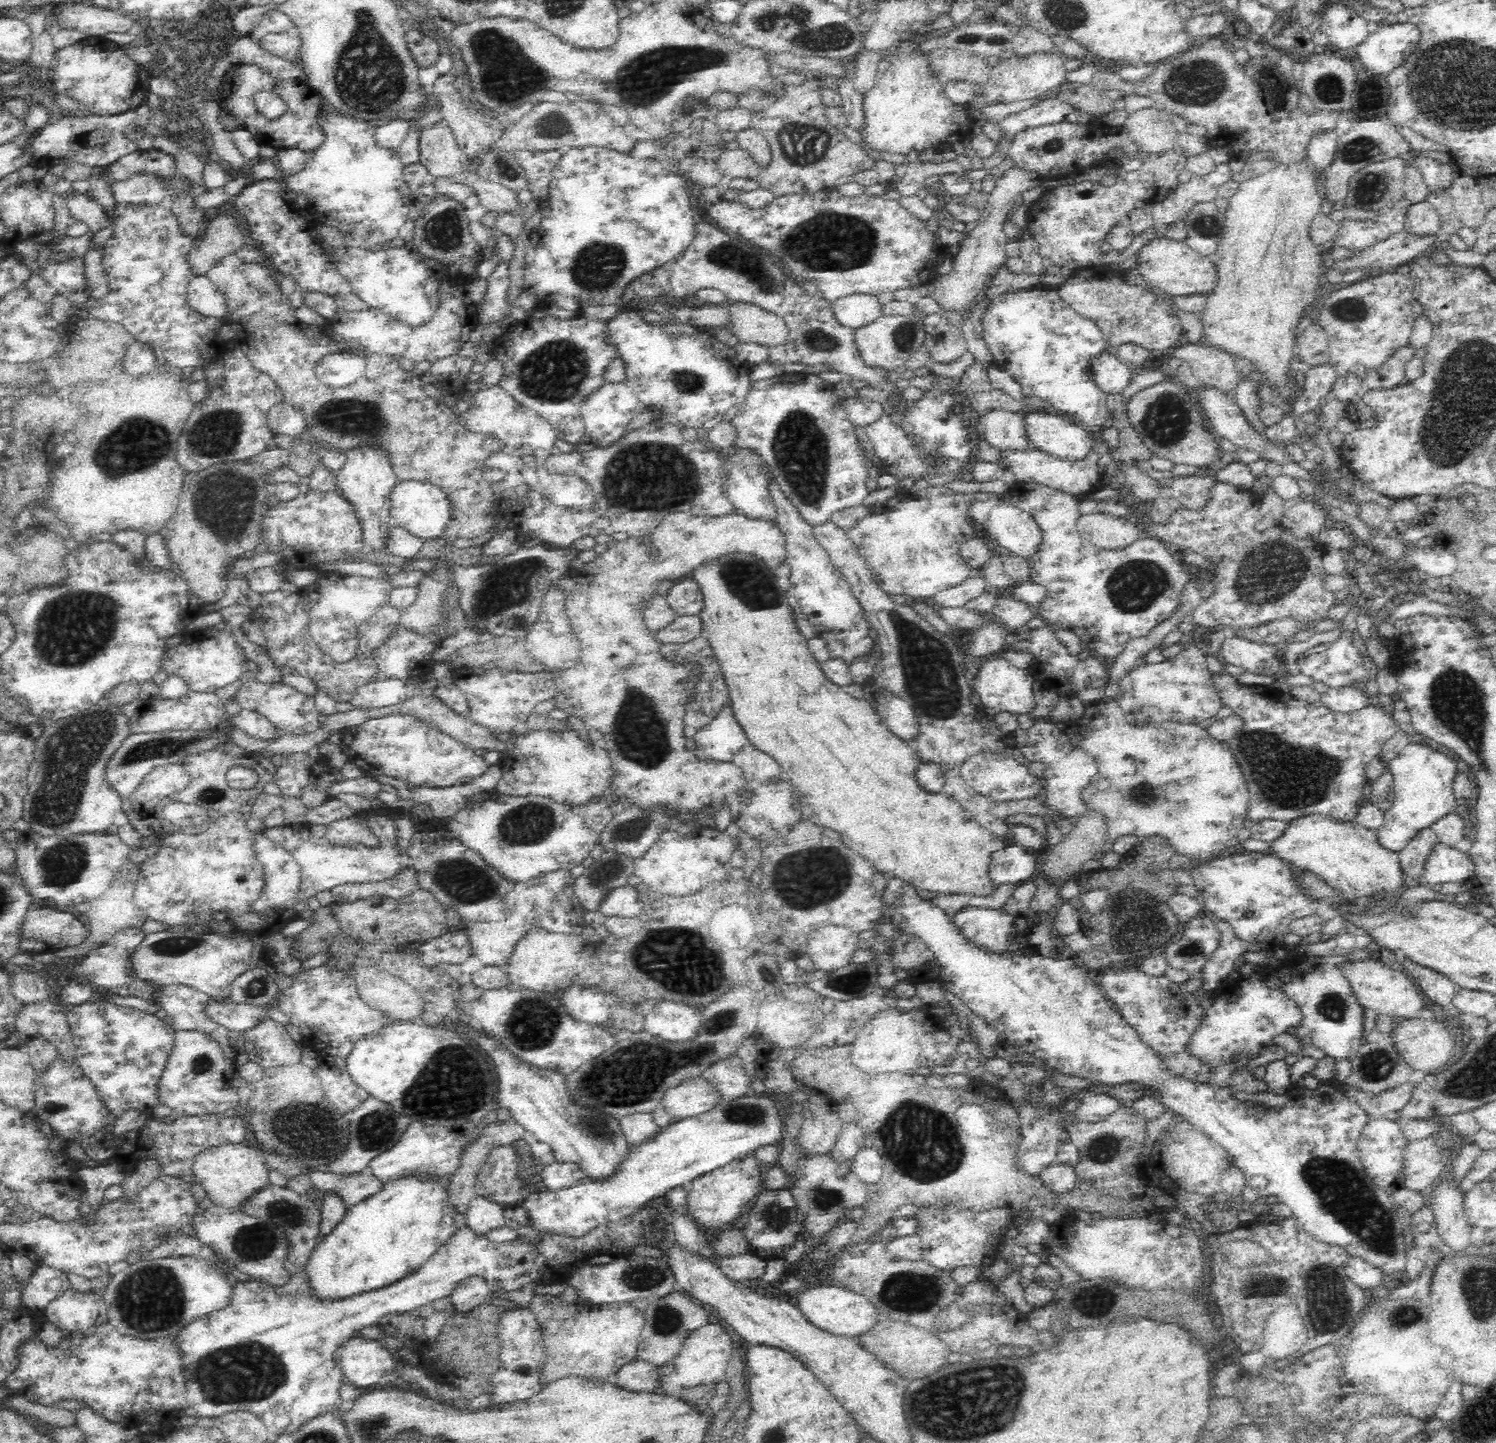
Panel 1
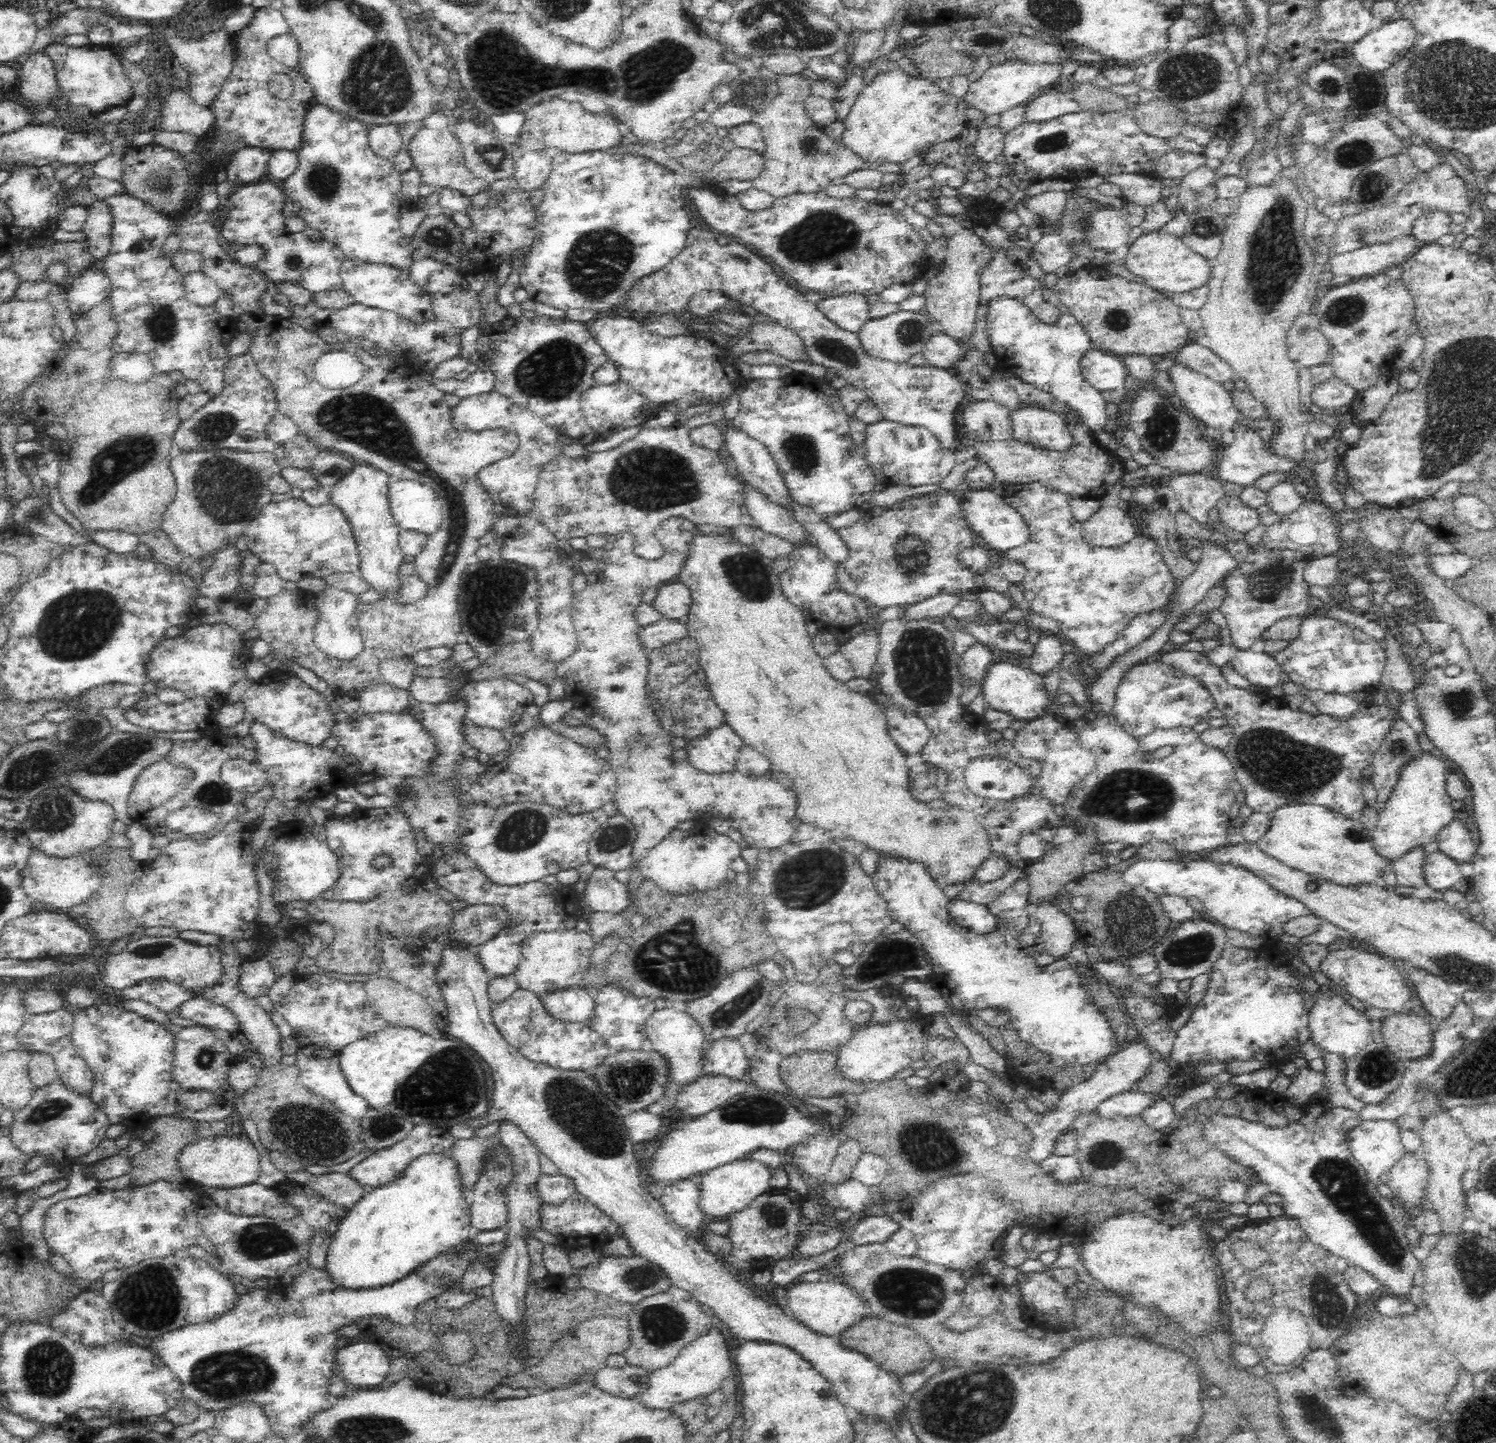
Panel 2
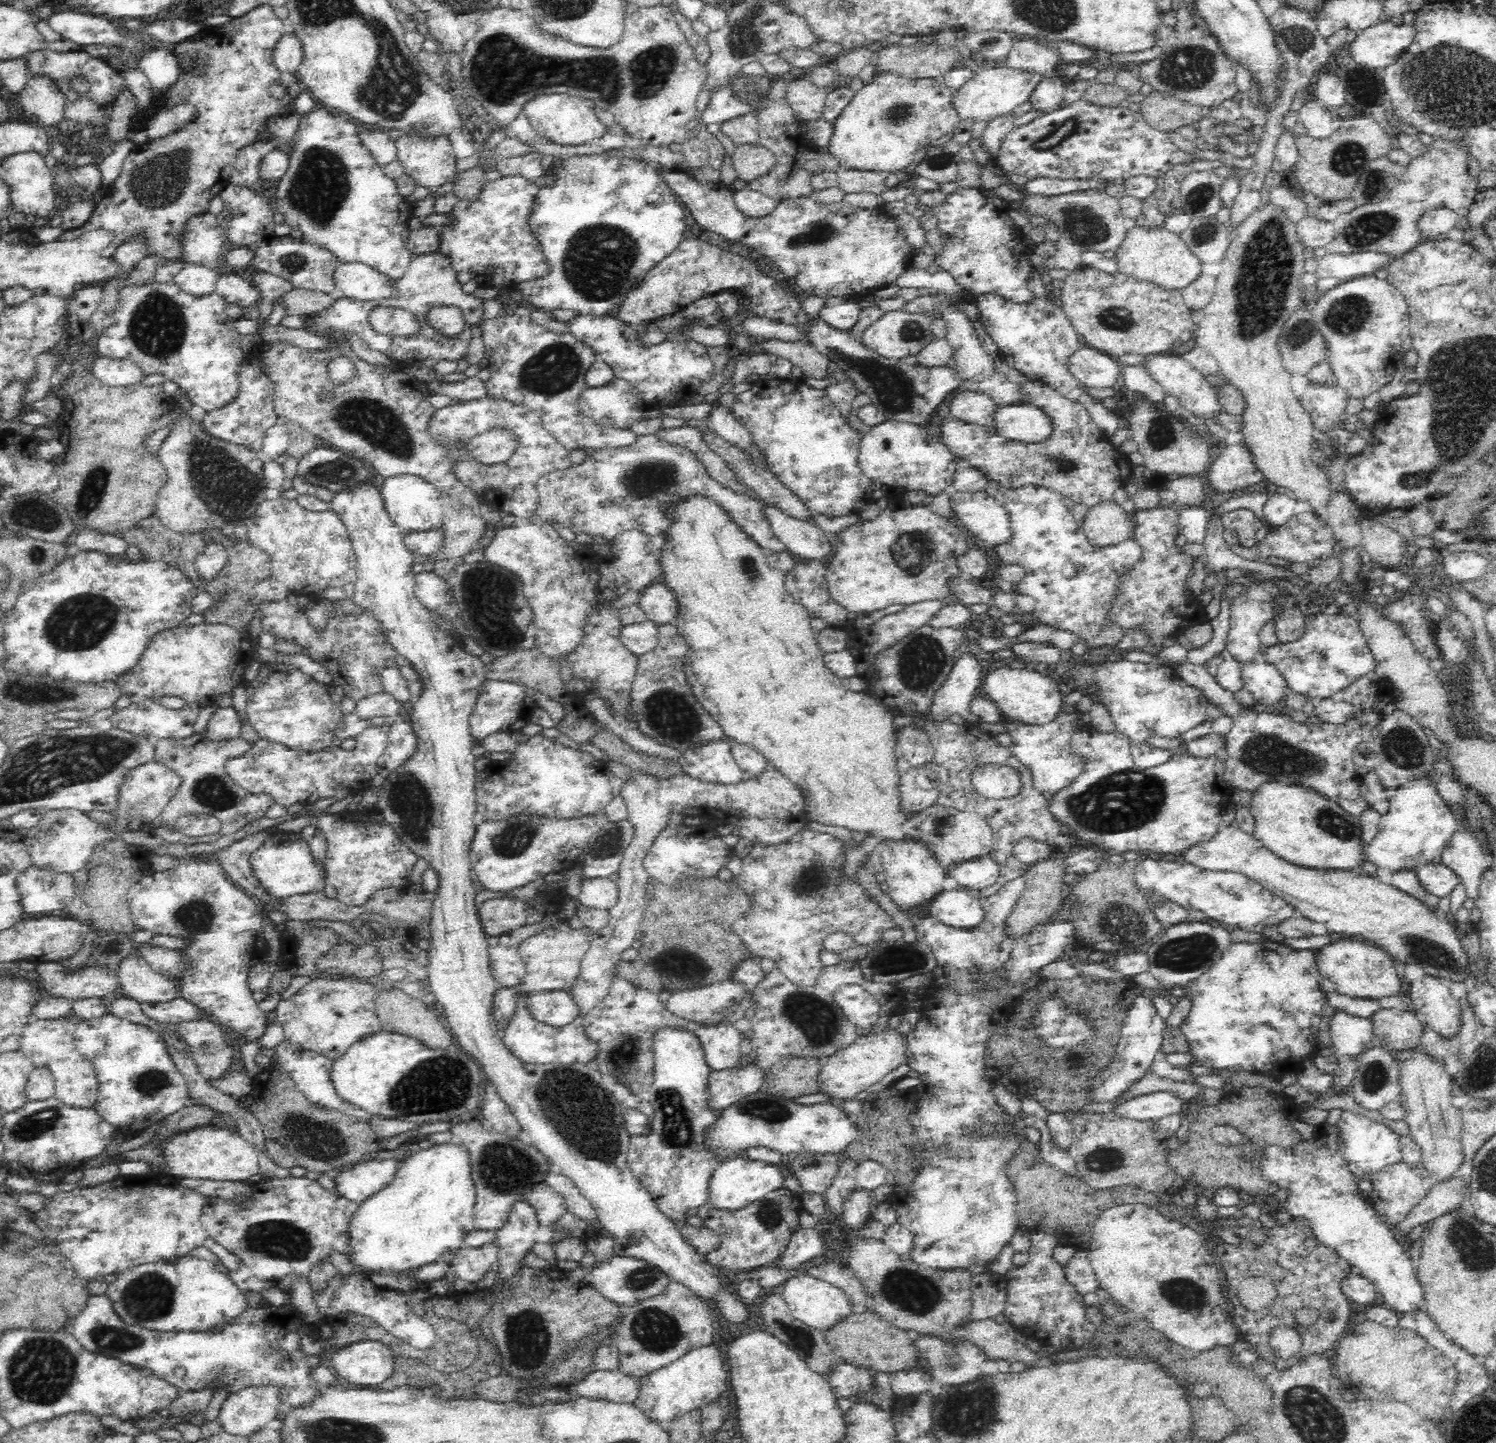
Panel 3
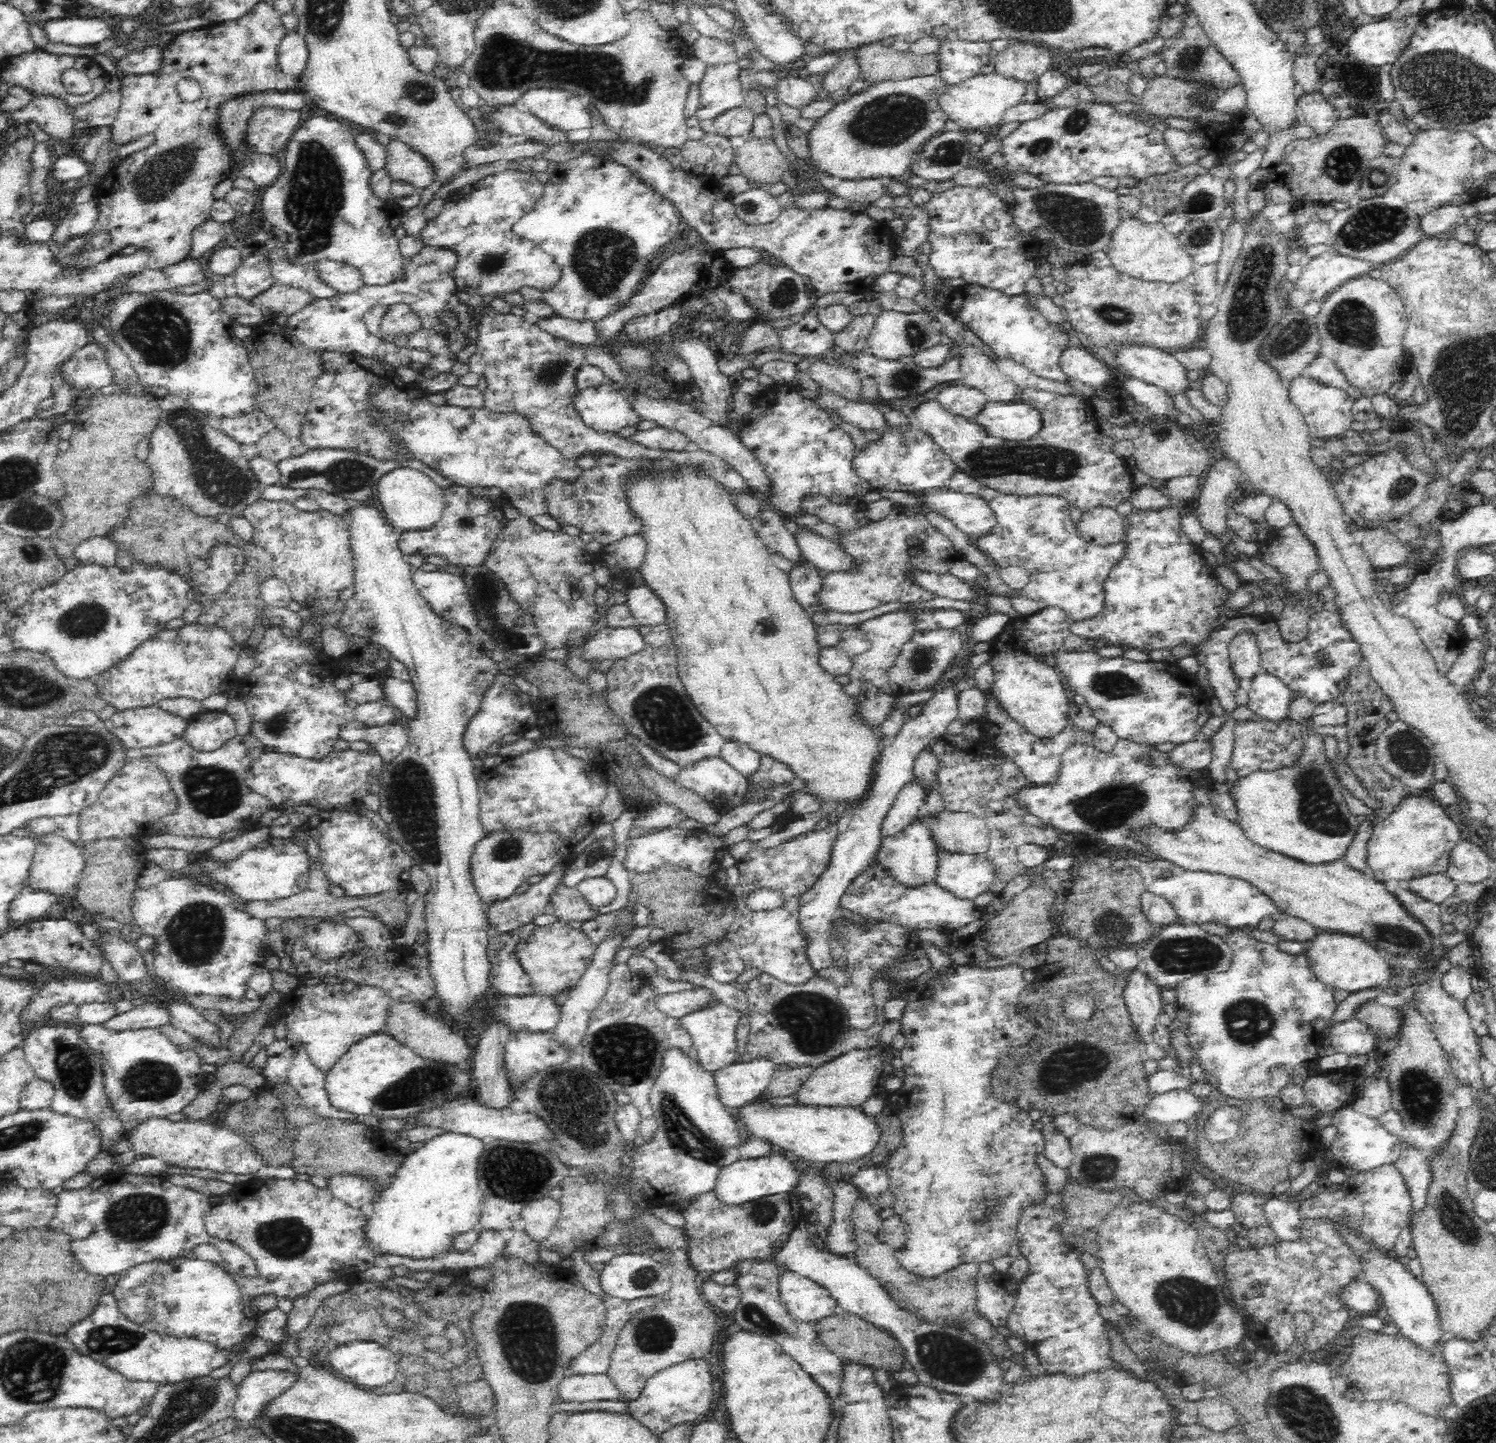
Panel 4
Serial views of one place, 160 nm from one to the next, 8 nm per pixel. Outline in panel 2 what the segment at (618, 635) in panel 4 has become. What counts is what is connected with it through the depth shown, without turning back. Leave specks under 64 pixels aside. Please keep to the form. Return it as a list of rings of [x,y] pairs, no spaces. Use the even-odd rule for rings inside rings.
[[[658,620],[651,626],[642,627],[639,631],[642,643],[646,645],[646,653],[689,638],[688,623],[678,620]]]

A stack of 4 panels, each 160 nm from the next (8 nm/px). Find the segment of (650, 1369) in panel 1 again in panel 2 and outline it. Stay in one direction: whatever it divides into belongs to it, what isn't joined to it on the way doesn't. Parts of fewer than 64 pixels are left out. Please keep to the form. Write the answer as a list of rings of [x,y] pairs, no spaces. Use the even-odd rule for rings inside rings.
[[[630,1365],[610,1367],[597,1372],[594,1384],[614,1396],[637,1398],[650,1387],[650,1374],[642,1367]]]

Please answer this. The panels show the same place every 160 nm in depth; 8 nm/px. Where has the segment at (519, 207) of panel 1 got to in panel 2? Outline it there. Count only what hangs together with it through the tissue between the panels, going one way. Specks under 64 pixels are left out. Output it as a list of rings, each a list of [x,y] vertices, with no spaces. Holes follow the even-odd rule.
[[[422,127],[413,136],[408,145],[408,151],[414,160],[415,168],[420,171],[423,184],[439,189],[456,189],[466,196],[476,196],[476,194],[484,194],[484,192],[488,196],[492,196],[491,181],[485,181],[472,174],[466,165],[462,147],[454,133],[447,132],[446,129]]]

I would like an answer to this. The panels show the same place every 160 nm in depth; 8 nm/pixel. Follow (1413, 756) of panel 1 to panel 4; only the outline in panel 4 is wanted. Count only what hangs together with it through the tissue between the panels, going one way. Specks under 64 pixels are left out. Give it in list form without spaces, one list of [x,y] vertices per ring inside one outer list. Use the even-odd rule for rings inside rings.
[[[1431,794],[1408,795],[1392,809],[1392,812],[1385,818],[1382,818],[1374,828],[1372,839],[1368,844],[1368,871],[1369,875],[1375,880],[1388,882],[1391,880],[1409,882],[1412,878],[1424,876],[1427,873],[1446,873],[1448,870],[1448,860],[1450,860],[1450,852],[1452,848],[1461,840],[1461,828],[1452,821],[1442,804],[1439,804]]]

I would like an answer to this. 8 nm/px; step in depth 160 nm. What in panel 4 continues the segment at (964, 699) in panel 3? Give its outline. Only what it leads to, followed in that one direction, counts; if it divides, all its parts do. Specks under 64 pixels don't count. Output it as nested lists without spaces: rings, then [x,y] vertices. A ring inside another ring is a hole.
[[[950,681],[942,688],[933,692],[925,702],[918,716],[906,720],[898,734],[883,738],[884,747],[878,758],[874,780],[870,786],[868,796],[862,802],[854,804],[852,808],[843,810],[838,818],[838,837],[834,844],[830,865],[815,886],[805,896],[802,896],[800,906],[800,924],[802,932],[810,939],[808,956],[812,967],[818,971],[829,968],[834,962],[829,947],[830,933],[826,933],[841,906],[842,896],[848,886],[854,882],[862,872],[874,864],[876,853],[884,840],[881,833],[882,823],[887,812],[892,808],[900,789],[914,778],[913,762],[916,755],[924,748],[930,747],[934,740],[938,740],[945,732],[952,720],[958,718],[958,687]]]

